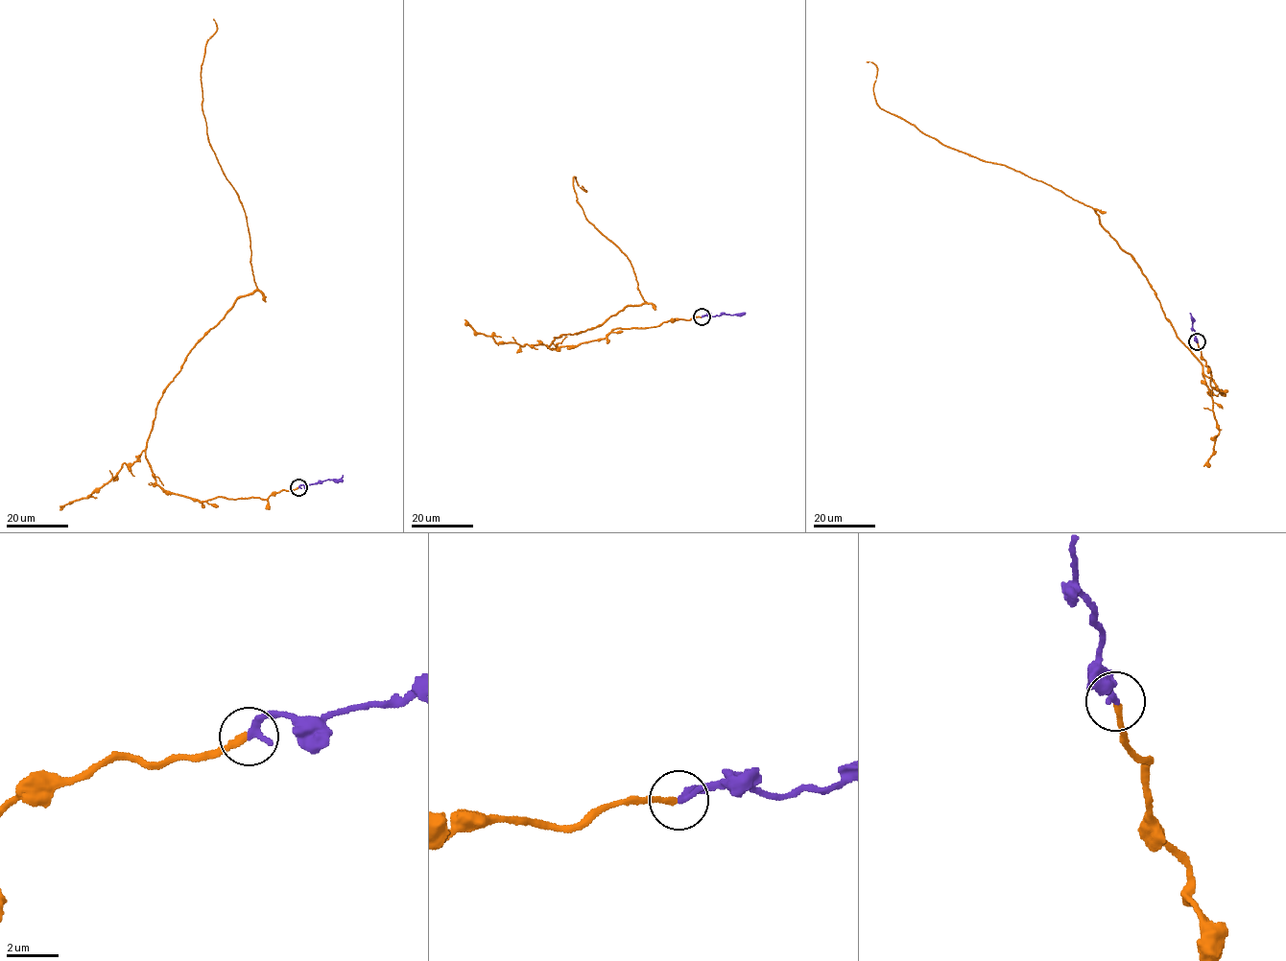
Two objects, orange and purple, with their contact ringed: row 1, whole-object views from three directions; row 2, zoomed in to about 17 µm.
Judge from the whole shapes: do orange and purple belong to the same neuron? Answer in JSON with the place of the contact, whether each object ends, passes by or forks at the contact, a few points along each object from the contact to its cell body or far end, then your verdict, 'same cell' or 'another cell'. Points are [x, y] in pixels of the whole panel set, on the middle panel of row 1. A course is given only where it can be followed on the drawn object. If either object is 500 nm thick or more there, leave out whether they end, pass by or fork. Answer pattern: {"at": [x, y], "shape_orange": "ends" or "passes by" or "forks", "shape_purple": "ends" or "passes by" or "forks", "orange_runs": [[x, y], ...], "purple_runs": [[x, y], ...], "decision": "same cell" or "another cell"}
{"at": [702, 316], "shape_orange": "ends", "shape_purple": "ends", "orange_runs": [[702, 316], [547, 348], [646, 302], [627, 255], [587, 221], [573, 177], [582, 186]], "purple_runs": [[702, 316], [745, 314]], "decision": "same cell"}

